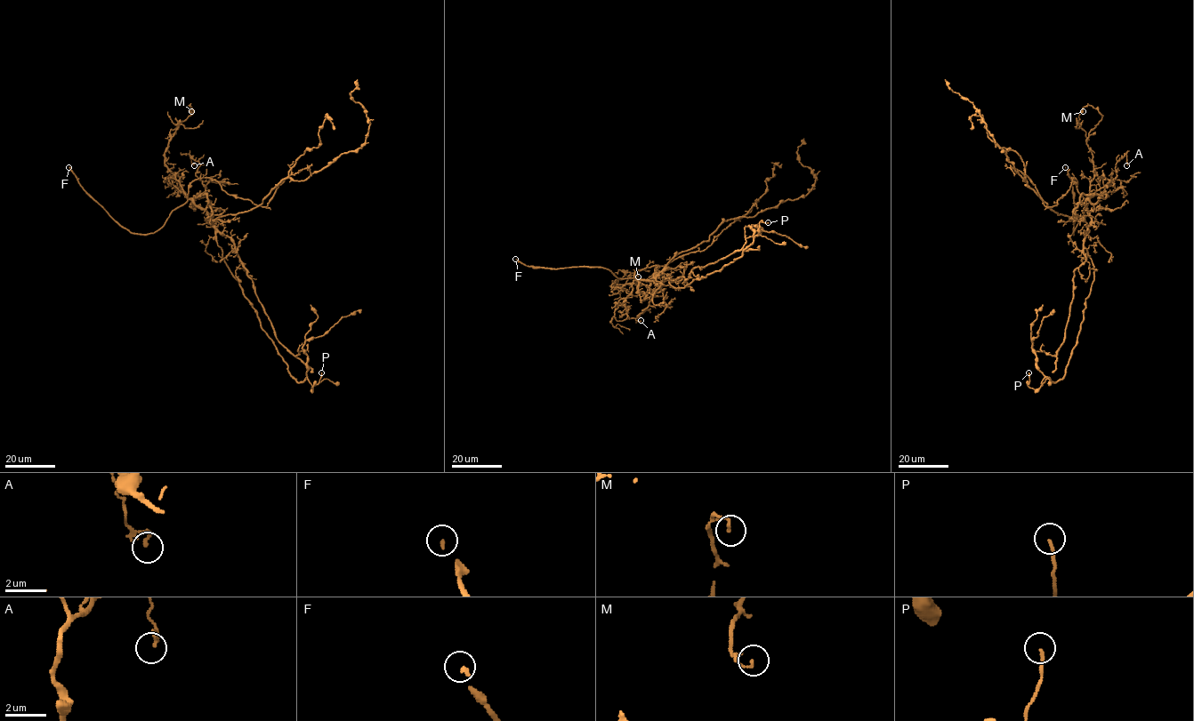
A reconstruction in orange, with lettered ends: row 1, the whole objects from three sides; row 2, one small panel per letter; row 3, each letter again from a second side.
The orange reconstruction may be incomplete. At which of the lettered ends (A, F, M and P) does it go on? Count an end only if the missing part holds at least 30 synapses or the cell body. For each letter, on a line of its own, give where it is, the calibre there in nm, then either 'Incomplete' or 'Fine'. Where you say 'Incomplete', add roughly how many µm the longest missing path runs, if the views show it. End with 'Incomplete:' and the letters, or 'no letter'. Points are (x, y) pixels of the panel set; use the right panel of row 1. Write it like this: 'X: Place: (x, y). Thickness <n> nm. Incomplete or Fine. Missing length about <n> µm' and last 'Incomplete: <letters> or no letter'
A: Place: (1126, 165). Thickness 140 nm. Fine
F: Place: (1065, 167). Thickness 140 nm. Incomplete. Missing length about 20 µm
M: Place: (1083, 111). Thickness 120 nm. Fine
P: Place: (1028, 372). Thickness 140 nm. Fine
Incomplete: F

